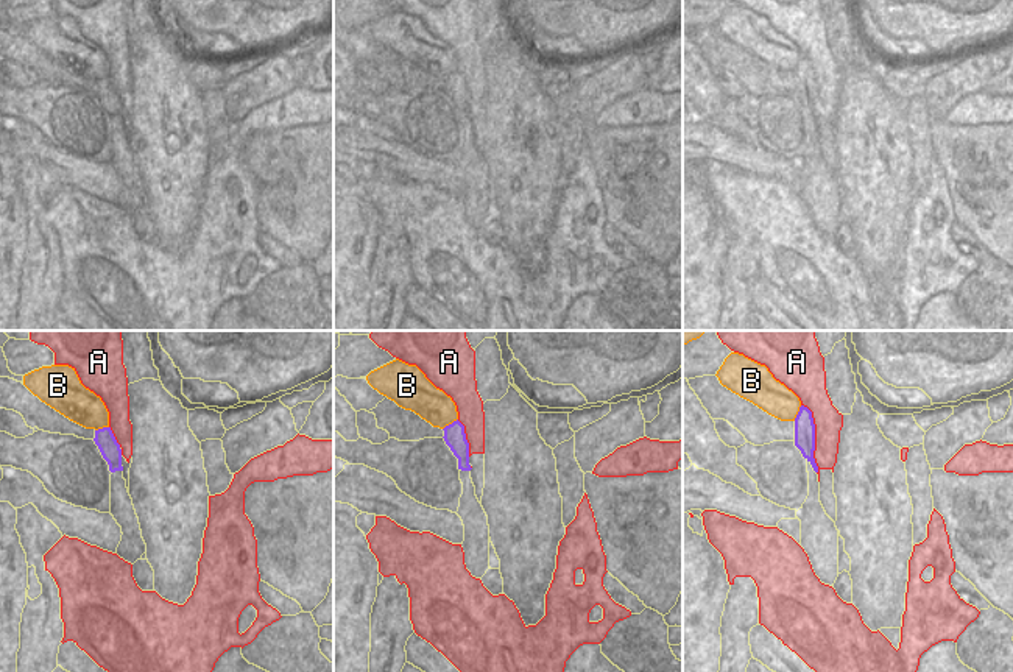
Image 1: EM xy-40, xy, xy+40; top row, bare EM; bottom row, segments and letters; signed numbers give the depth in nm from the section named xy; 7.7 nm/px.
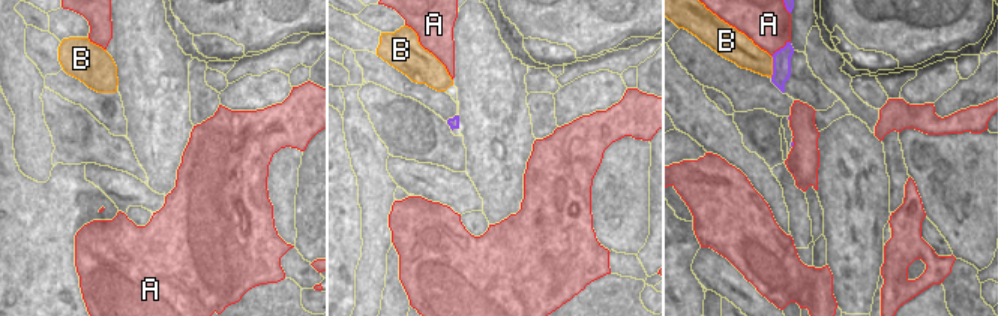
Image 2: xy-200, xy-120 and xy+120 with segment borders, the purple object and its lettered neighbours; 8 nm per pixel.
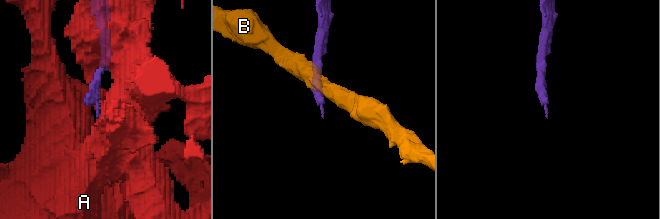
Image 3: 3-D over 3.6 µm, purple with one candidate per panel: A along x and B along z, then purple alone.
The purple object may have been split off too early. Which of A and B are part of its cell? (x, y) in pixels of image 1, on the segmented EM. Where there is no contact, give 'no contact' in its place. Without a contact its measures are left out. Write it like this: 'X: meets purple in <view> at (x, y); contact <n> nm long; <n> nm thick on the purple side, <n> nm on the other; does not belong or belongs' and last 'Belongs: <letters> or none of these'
A: meets purple in xy+40 at (814, 438); contact 550 nm long; 170 nm thick on the purple side, 220 nm on the other; does not belong
B: meets purple in xy at (449, 424); contact 150 nm long; 170 nm thick on the purple side, 260 nm on the other; does not belong
Belongs: none of these

